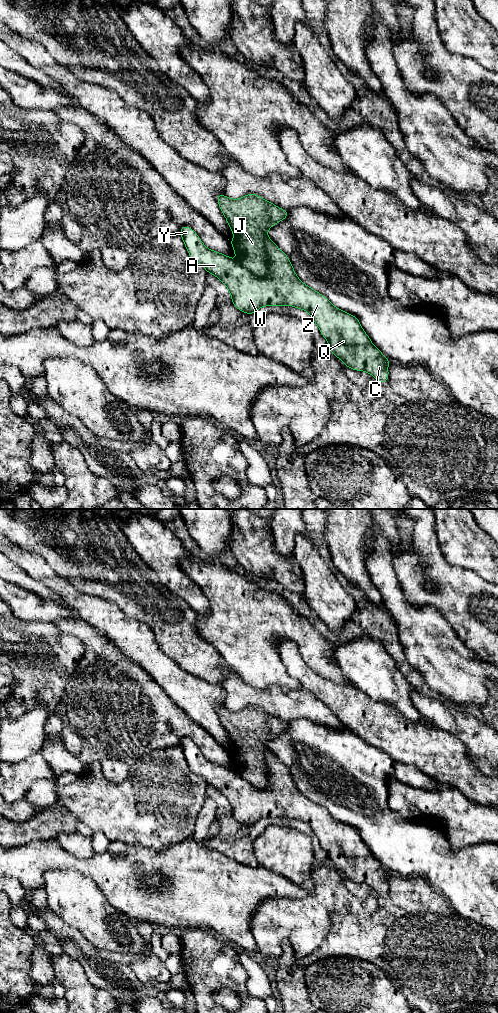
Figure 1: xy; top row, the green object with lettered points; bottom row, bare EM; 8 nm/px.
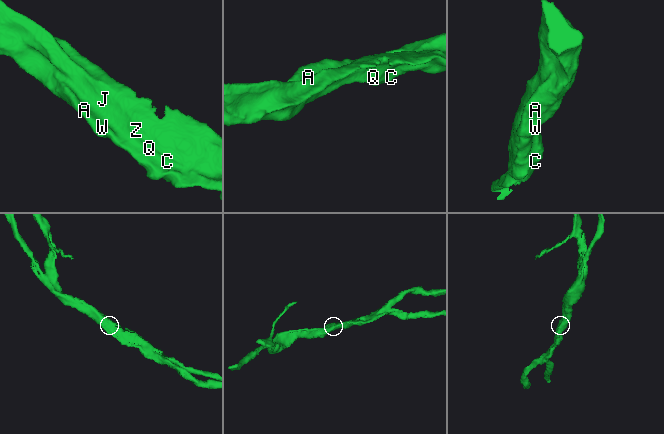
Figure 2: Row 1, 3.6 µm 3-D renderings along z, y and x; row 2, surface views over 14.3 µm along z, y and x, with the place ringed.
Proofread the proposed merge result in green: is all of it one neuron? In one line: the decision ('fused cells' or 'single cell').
fused cells

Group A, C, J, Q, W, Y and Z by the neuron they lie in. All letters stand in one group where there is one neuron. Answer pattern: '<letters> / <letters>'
A C Q W Y Z / J

